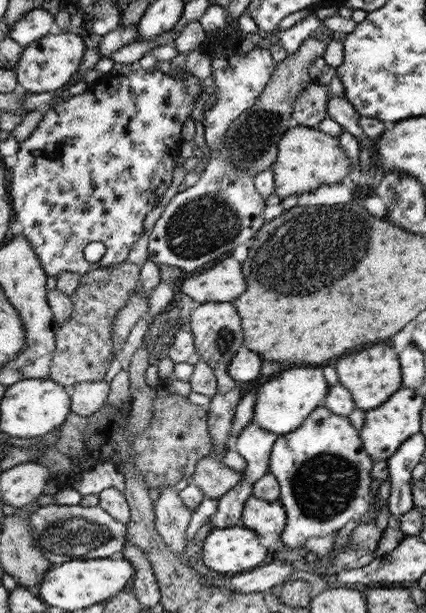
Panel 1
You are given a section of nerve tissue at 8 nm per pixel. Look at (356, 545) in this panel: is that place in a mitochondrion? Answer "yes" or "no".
yes

